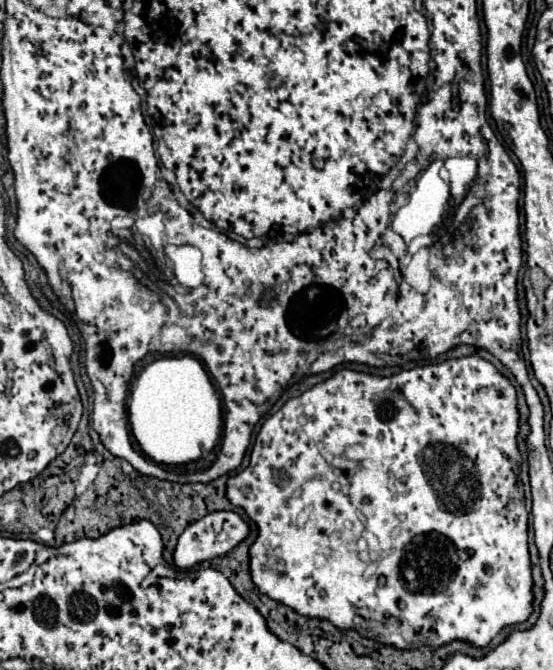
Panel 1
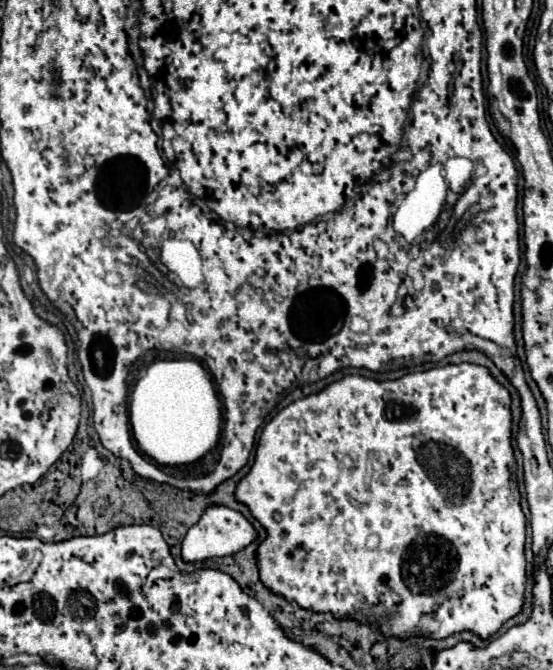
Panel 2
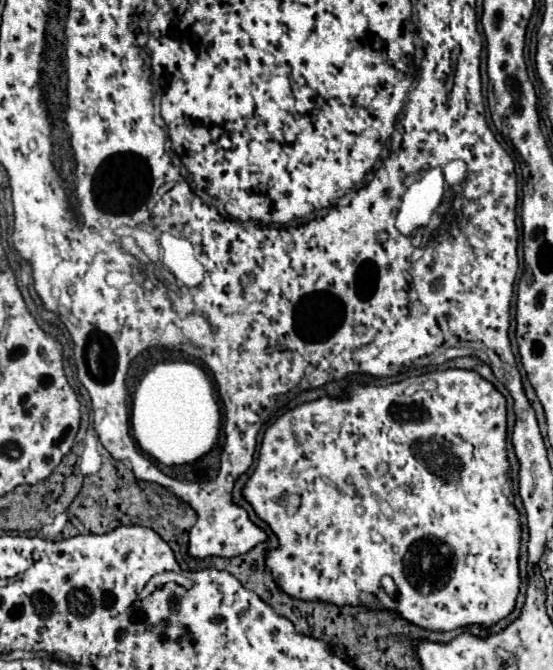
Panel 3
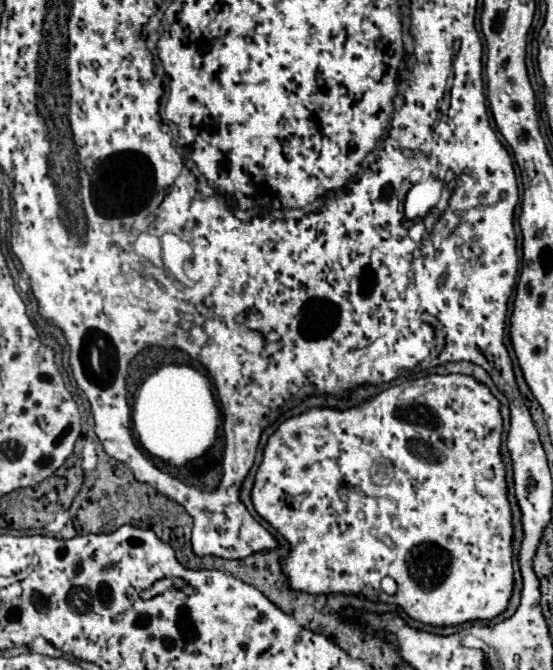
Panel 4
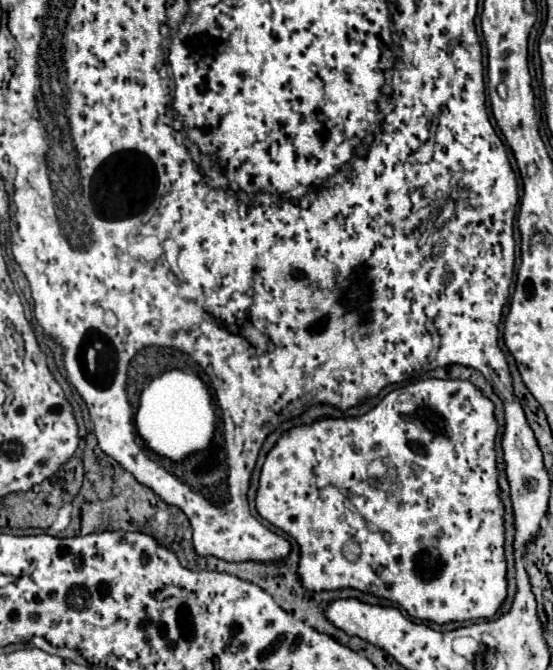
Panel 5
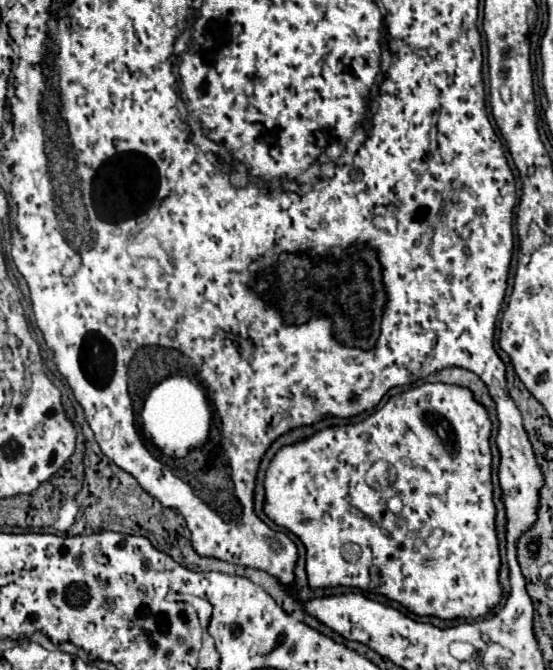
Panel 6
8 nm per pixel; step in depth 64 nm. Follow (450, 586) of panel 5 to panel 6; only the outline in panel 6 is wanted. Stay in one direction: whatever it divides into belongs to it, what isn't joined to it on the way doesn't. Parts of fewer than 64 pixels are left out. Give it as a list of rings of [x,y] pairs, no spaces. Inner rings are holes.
[[[420,384],[416,388],[410,388],[402,394],[392,396],[382,408],[378,408],[374,414],[370,414],[366,420],[358,424],[346,424],[346,426],[330,426],[324,430],[314,432],[312,436],[298,440],[296,444],[280,448],[274,458],[270,460],[270,466],[266,470],[264,478],[264,514],[278,526],[284,526],[292,534],[296,534],[302,544],[306,546],[306,574],[308,574],[308,586],[312,590],[316,588],[330,588],[330,586],[354,586],[360,590],[376,592],[382,596],[388,596],[390,600],[396,600],[404,608],[408,608],[416,616],[436,616],[440,620],[452,620],[452,618],[480,618],[486,616],[502,598],[502,584],[498,580],[500,574],[500,550],[498,550],[498,534],[496,534],[496,506],[494,506],[494,488],[492,488],[492,450],[490,450],[490,432],[492,422],[488,418],[488,410],[484,404],[480,404],[470,388],[466,386],[454,386],[454,384]],[[392,496],[402,498],[402,512],[392,514],[388,510],[388,500]],[[440,528],[444,532],[444,538],[432,548],[428,544],[430,534]],[[346,542],[354,542],[360,546],[360,558],[356,564],[346,562],[342,558],[342,546]]]

